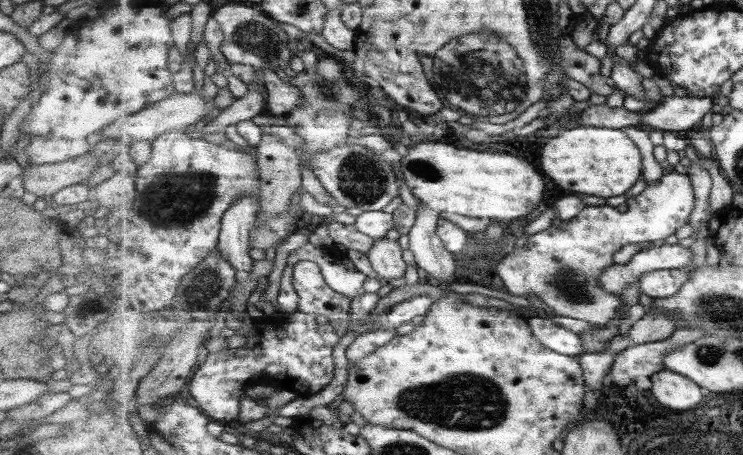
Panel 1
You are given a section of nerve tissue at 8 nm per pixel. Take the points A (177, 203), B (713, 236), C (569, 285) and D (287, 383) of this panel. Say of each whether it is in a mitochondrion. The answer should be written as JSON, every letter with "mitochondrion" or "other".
{"A":"mitochondrion","B":"other","C":"mitochondrion","D":"other"}

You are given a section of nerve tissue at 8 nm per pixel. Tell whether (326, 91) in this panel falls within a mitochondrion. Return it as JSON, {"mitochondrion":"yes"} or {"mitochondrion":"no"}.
{"mitochondrion":"yes"}

